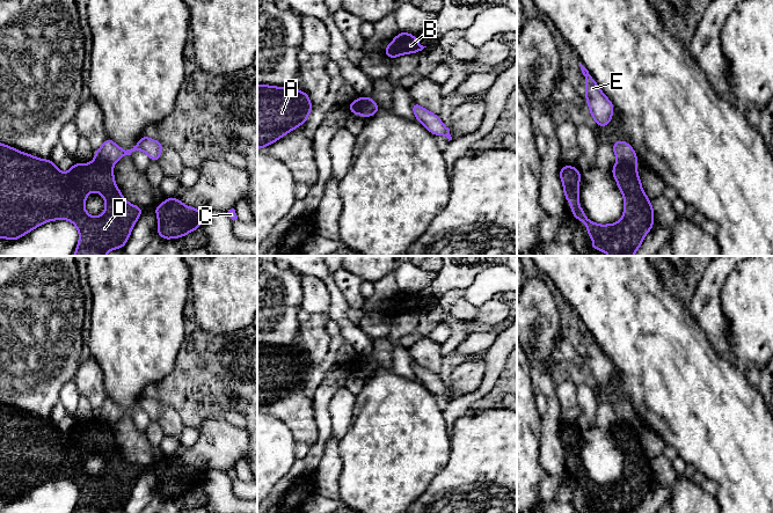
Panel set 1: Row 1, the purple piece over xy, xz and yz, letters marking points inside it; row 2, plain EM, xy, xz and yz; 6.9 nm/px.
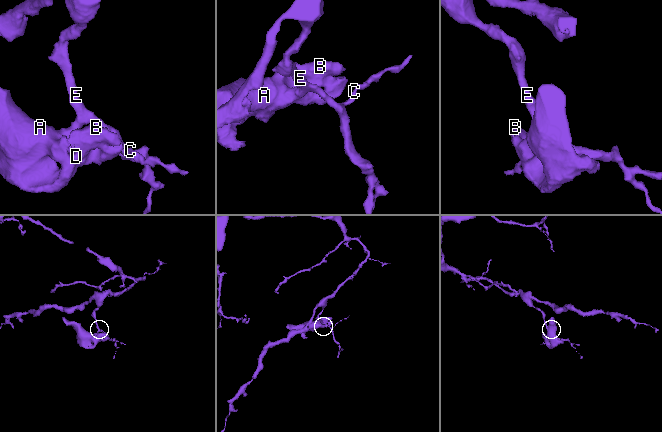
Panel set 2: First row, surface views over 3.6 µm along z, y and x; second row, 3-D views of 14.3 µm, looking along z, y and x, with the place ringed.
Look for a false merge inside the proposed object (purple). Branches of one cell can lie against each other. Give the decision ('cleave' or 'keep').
cleave

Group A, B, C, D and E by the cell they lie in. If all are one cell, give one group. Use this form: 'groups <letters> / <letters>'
groups A B D / C E

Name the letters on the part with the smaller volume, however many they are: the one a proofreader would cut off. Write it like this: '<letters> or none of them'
A, B, D

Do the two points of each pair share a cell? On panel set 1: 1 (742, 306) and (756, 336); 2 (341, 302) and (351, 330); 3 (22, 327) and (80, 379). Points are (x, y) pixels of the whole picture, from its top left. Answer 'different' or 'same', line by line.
1: same
2: same
3: different

